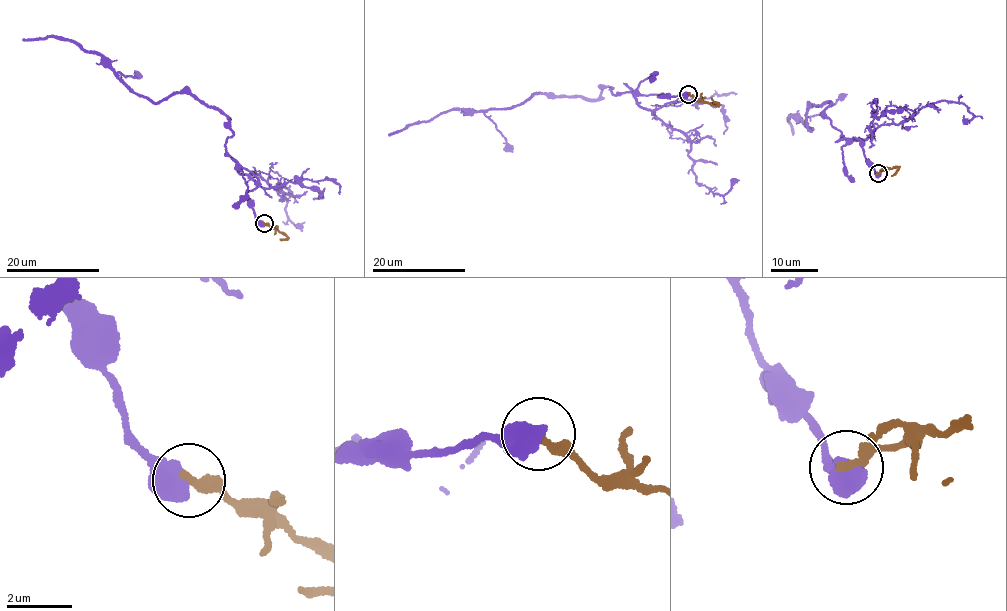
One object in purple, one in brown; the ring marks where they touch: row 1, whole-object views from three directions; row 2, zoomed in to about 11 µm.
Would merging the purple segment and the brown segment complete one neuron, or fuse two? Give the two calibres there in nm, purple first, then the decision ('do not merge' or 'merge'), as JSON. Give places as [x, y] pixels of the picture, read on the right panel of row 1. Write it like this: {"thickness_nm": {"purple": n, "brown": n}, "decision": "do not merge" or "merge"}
{"thickness_nm": {"purple": 700, "brown": 280}, "decision": "do not merge"}

